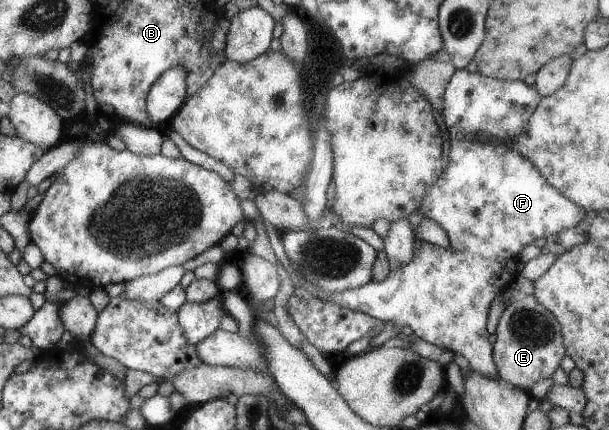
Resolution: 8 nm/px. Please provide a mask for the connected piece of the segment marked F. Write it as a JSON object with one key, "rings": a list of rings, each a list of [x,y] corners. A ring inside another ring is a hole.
{"rings":[[[457,69],[448,81],[443,95],[444,109],[440,120],[449,131],[451,145],[449,164],[447,166],[445,164],[440,180],[435,181],[420,205],[424,218],[436,220],[447,232],[450,240],[447,247],[422,242],[407,264],[400,269],[390,271],[390,275],[382,281],[371,280],[359,288],[340,293],[323,293],[292,270],[276,228],[272,224],[265,223],[263,219],[261,223],[265,226],[275,257],[290,272],[296,282],[296,288],[311,289],[319,298],[333,301],[354,311],[364,312],[382,323],[391,321],[397,329],[410,326],[415,338],[452,353],[459,352],[467,358],[473,371],[499,379],[487,330],[491,301],[499,293],[504,293],[510,286],[519,282],[518,254],[527,245],[536,238],[547,238],[577,226],[587,211],[553,188],[527,157],[510,146],[514,138],[524,131],[542,99],[534,85],[527,86],[523,81],[486,77],[479,72],[469,73],[465,69]]]}

